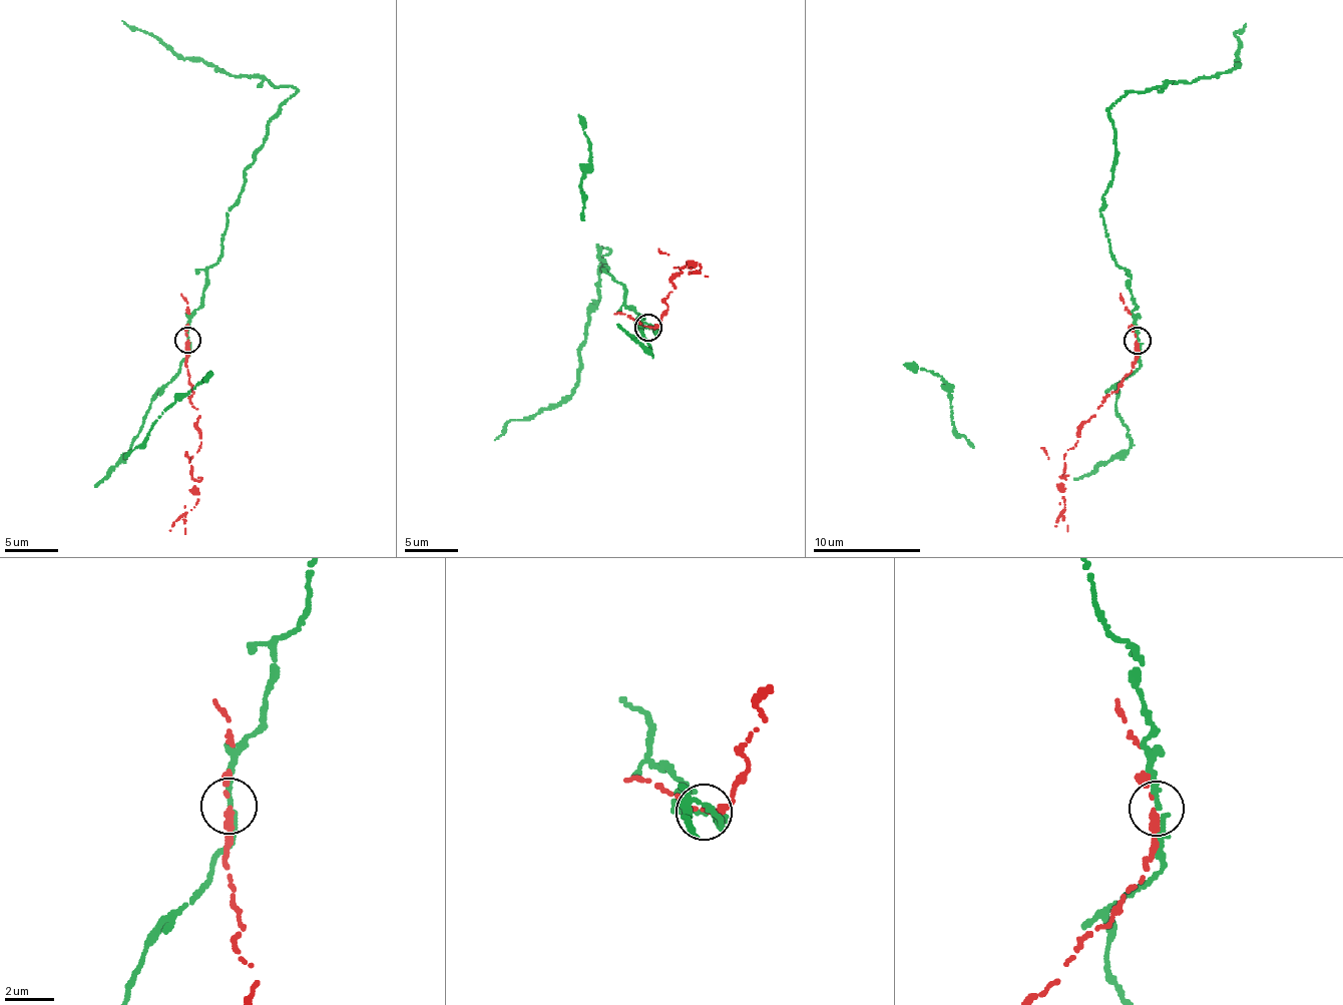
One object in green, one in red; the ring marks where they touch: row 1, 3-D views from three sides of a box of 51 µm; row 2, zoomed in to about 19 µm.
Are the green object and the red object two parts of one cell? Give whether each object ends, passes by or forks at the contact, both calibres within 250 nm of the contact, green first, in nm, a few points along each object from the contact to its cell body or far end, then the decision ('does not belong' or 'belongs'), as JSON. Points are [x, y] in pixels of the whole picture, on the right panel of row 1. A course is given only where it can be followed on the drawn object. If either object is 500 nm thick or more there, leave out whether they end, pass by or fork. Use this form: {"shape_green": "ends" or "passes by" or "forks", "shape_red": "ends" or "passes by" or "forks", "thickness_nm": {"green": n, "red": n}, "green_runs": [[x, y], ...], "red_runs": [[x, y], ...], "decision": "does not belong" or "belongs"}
{"shape_green": "passes by", "shape_red": "passes by", "thickness_nm": {"green": 190, "red": 220}, "green_runs": [[1138, 341], [1130, 273], [1114, 263], [1100, 209], [1116, 151], [1108, 110], [1135, 91], [1232, 71], [1246, 24]], "red_runs": [[1135, 341], [1132, 371], [1084, 422], [1074, 446], [1066, 449], [1062, 497], [1065, 505], [1055, 525]], "decision": "does not belong"}

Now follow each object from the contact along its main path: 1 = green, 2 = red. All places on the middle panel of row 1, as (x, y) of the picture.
1: (648, 328), (627, 309), (598, 246), (611, 250), (579, 347), (577, 387), (512, 419), (495, 440)
2: (648, 326), (659, 324), (667, 307), (663, 299), (681, 272), (676, 267), (700, 263), (702, 269), (688, 273)

